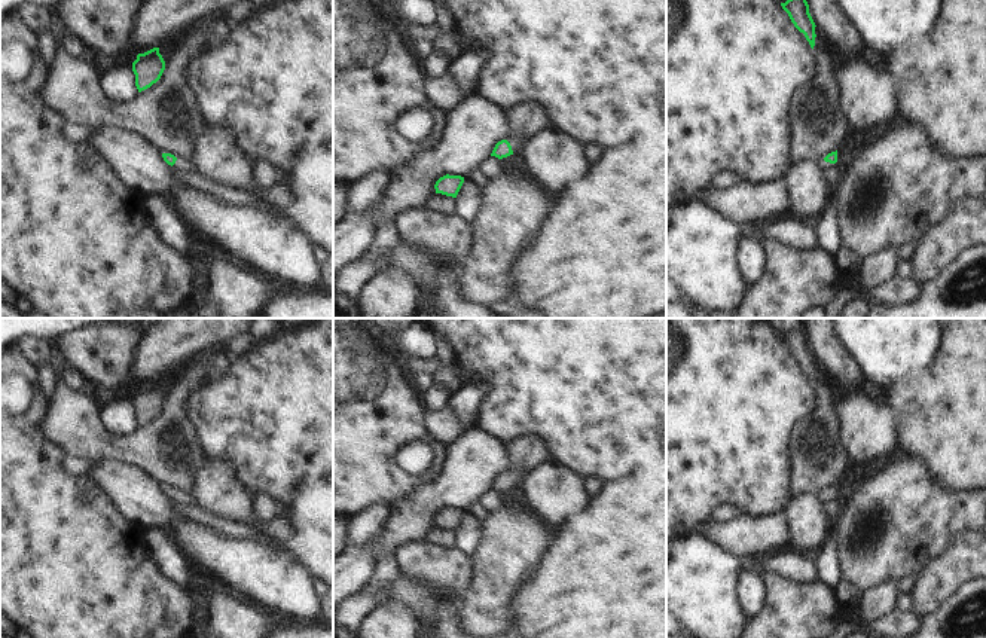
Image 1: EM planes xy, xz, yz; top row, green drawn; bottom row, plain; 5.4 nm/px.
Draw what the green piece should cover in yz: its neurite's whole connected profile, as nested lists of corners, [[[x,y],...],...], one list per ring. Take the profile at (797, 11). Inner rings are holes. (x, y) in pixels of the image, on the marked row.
[[[787,0],[781,3],[782,9],[788,13],[794,27],[805,34],[811,48],[815,46],[815,22],[809,13],[809,4],[806,0]]]

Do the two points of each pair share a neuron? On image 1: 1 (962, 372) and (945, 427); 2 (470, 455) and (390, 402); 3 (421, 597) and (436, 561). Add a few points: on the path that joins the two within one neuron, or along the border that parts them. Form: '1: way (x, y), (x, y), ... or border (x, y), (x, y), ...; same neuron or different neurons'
1: way (962, 385), (962, 409), (958, 414); same neuron
2: border (445, 446), (442, 466), (432, 479); different neurons
3: border (400, 573), (424, 583), (436, 598), (458, 597); different neurons

